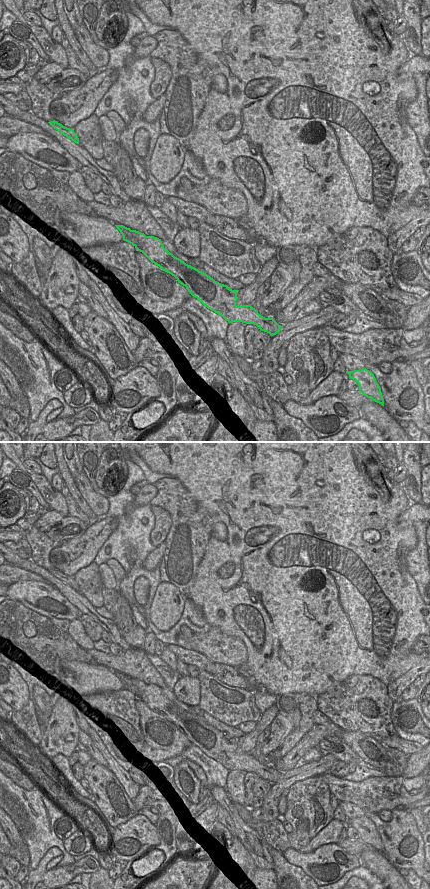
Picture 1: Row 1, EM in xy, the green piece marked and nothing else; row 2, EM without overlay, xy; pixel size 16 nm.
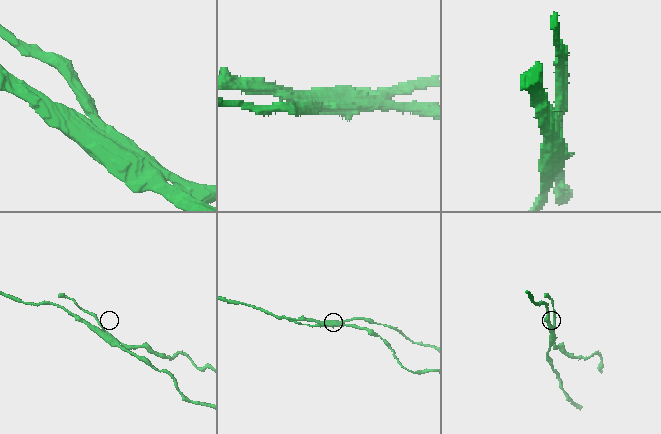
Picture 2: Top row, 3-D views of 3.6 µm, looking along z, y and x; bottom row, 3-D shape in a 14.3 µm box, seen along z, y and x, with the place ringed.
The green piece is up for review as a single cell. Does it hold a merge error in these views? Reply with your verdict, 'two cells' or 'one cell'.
two cells

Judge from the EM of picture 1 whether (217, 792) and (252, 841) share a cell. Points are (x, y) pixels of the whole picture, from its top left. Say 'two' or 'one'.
one

